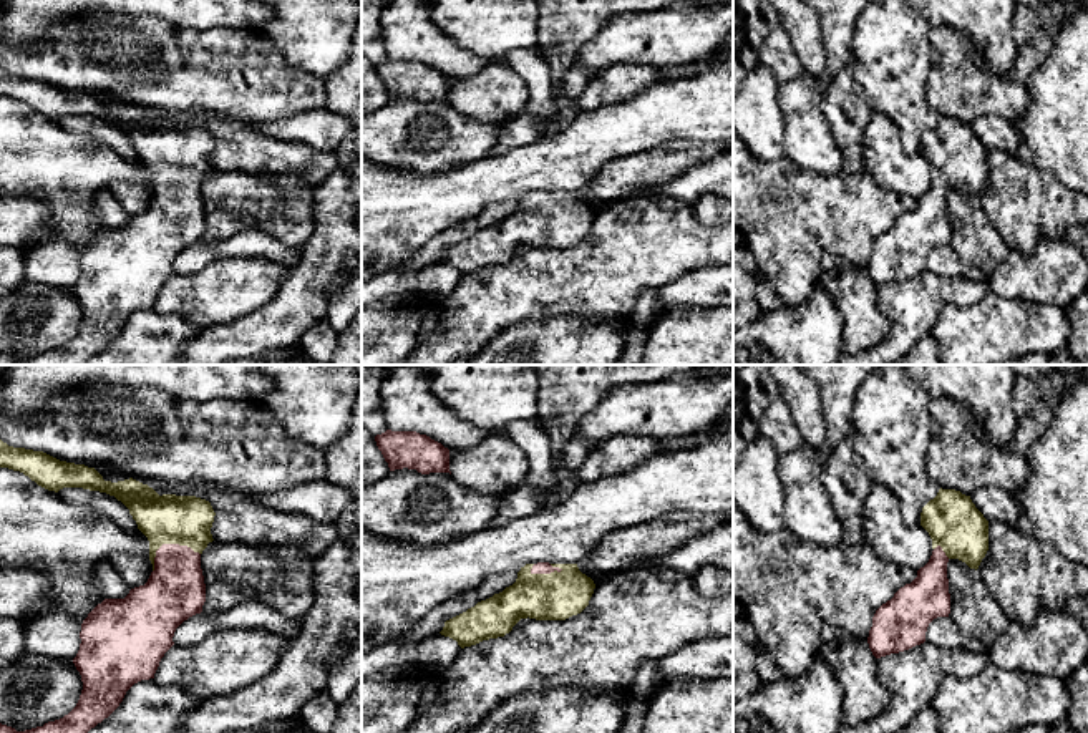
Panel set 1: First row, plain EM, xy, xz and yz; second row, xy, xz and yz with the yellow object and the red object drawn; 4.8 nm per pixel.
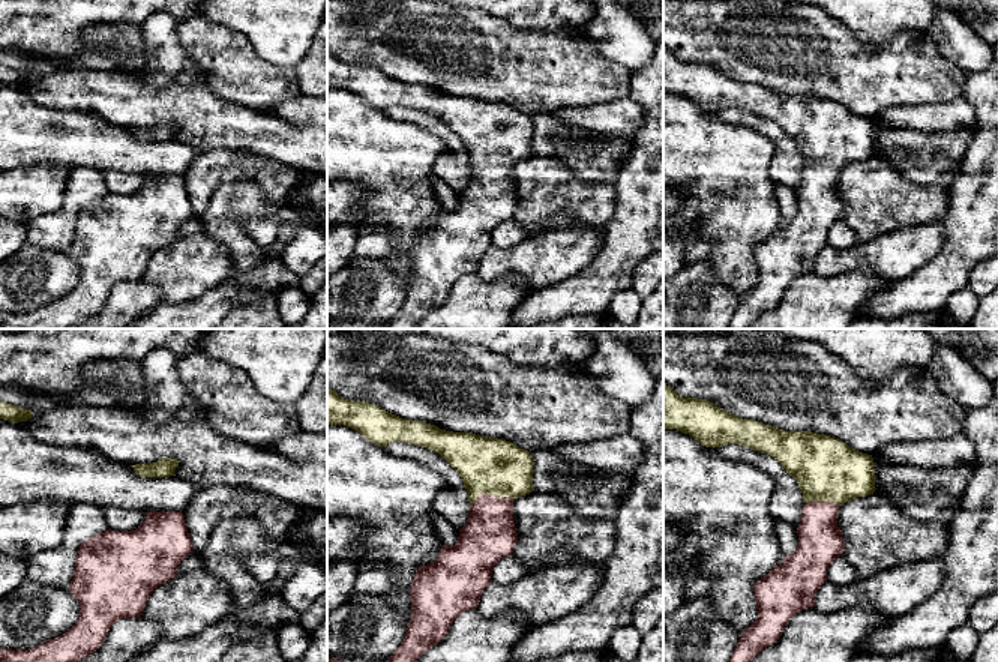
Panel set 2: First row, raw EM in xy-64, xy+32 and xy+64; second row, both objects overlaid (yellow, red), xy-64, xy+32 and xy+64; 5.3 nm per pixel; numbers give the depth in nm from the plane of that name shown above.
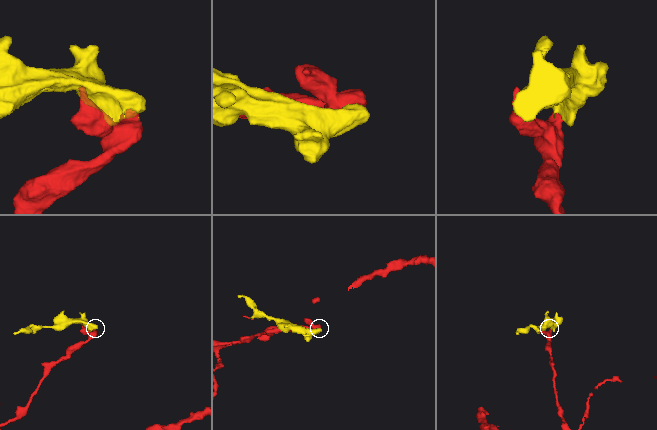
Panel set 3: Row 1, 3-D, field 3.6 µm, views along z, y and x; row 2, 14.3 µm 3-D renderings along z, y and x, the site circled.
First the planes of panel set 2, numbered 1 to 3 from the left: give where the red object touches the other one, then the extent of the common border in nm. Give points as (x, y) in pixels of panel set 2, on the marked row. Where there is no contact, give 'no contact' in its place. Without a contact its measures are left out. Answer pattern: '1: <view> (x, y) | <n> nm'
1: no contact
2: xy+32 (492, 494) | 260 nm
3: xy+64 (823, 500) | 200 nm

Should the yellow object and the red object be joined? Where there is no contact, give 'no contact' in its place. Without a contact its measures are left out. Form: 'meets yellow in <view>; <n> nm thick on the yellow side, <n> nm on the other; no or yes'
meets yellow in xy; 240 nm thick on the yellow side, 280 nm on the other; yes

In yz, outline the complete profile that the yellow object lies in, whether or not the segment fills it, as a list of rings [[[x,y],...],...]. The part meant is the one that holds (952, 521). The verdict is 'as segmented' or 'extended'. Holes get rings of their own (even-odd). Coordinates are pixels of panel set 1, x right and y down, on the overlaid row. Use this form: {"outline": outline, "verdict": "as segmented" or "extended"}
{"outline": [[[940,488],[937,496],[922,507],[920,526],[932,539],[932,556],[917,570],[917,577],[911,584],[901,587],[891,600],[876,610],[867,637],[869,648],[876,658],[924,643],[929,624],[950,614],[947,562],[959,559],[977,570],[988,551],[988,521],[975,507],[970,496],[960,491]]], "verdict": "extended"}

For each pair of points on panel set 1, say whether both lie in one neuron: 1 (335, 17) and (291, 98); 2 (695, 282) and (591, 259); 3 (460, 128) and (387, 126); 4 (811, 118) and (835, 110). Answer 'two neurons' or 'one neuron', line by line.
1: two neurons
2: two neurons
3: one neuron
4: two neurons

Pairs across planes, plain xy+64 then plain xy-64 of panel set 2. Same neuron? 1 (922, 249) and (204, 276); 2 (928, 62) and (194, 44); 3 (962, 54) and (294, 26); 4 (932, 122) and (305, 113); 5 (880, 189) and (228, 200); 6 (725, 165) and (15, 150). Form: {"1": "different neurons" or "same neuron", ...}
{"1": "same neuron", "2": "same neuron", "3": "same neuron", "4": "same neuron", "5": "different neurons", "6": "same neuron"}

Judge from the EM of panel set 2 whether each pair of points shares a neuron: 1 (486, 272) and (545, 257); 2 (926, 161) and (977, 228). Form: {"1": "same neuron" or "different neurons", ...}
{"1": "same neuron", "2": "different neurons"}

